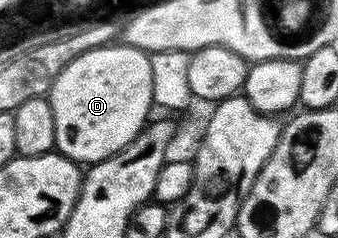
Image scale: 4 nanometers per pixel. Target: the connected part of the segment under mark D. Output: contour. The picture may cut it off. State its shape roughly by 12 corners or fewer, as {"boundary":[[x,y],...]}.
{"boundary":[[150,54],[72,59],[50,88],[54,148],[82,167],[131,145],[154,105]]}

